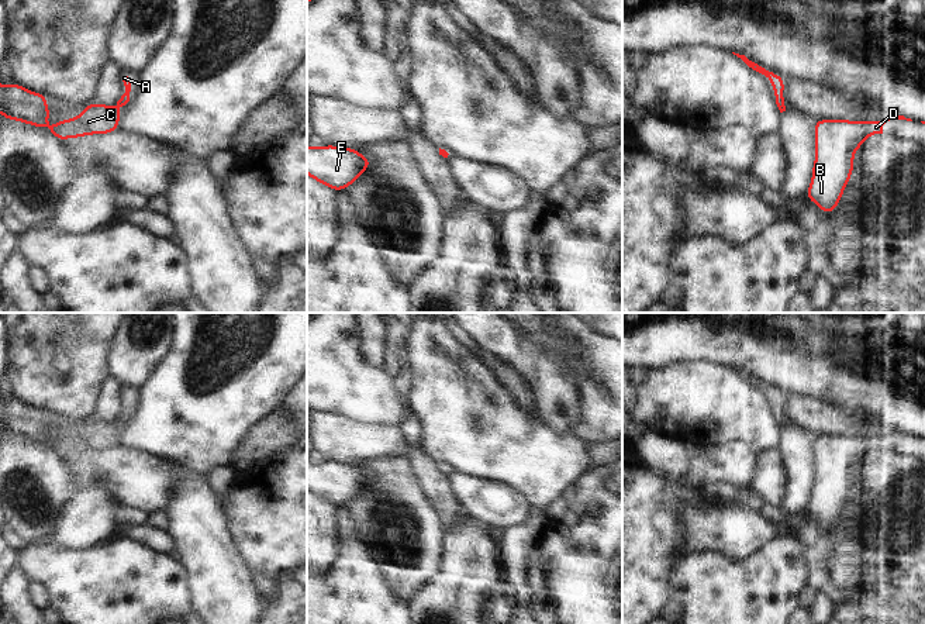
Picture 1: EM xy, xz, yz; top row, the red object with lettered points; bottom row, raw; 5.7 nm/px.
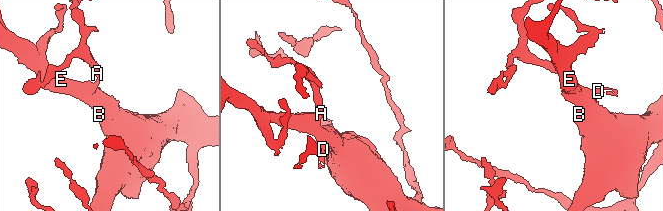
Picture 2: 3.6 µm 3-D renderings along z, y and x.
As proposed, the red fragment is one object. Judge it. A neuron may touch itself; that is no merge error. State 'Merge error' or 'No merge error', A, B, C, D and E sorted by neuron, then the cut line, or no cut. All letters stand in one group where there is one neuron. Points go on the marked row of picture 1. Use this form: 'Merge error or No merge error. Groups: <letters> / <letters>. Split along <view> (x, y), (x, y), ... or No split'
No merge error. Groups: A B C D E. No split.

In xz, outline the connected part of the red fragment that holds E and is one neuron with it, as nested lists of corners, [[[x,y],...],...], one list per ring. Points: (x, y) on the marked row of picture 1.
[[[307,145],[307,173],[336,192],[351,186],[369,166],[370,161],[353,148]]]

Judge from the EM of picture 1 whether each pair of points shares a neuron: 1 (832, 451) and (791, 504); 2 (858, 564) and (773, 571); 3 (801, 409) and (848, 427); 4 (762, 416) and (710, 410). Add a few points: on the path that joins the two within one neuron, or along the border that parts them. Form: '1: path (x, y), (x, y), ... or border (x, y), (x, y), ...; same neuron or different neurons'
1: border (814, 441), (813, 496), (806, 507); different neurons
2: border (797, 537), (803, 545), (810, 583); different neurons
3: path (813, 414), (837, 424); same neuron
4: path (749, 416), (737, 410), (722, 410); same neuron

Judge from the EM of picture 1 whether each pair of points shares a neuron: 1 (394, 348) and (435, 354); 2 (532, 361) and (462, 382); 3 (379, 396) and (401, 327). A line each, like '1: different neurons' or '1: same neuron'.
1: different neurons
2: different neurons
3: different neurons

